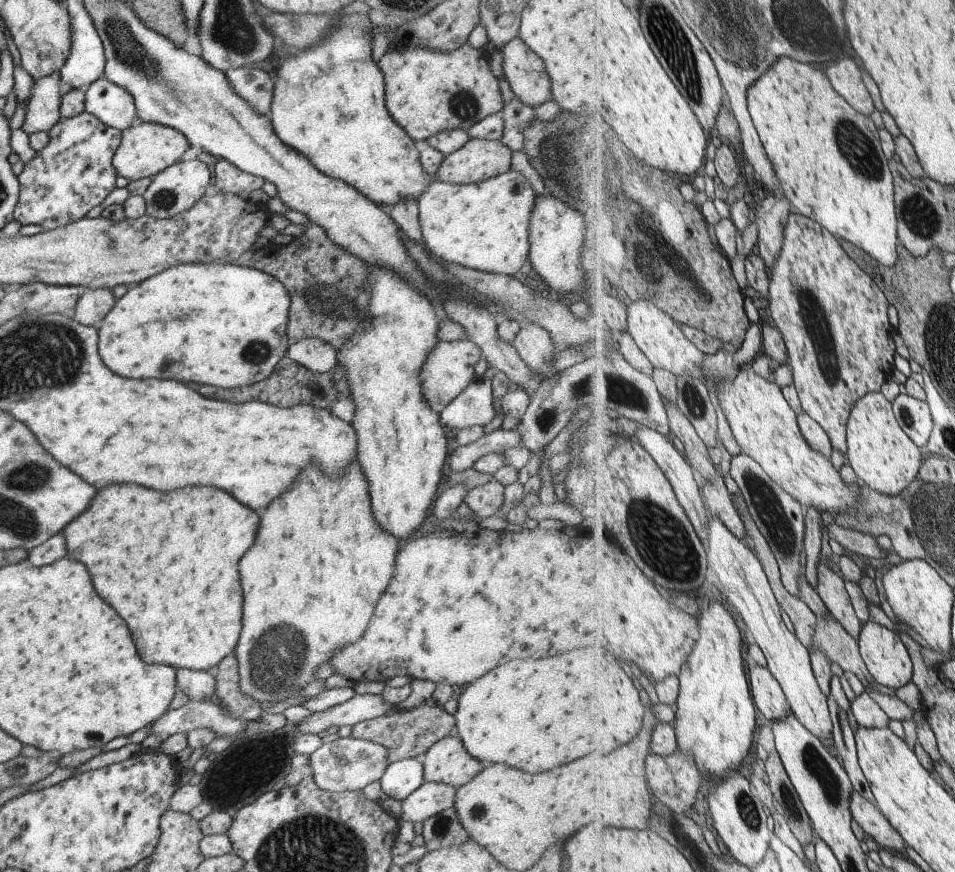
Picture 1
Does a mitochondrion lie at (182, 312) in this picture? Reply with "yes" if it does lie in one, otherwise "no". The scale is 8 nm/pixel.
no

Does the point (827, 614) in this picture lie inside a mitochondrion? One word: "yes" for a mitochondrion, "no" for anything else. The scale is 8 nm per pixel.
no

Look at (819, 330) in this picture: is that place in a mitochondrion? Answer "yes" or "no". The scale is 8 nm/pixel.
yes

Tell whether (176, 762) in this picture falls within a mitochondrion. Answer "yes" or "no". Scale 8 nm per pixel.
no

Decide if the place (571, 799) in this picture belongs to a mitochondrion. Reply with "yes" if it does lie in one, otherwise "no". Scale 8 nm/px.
no

